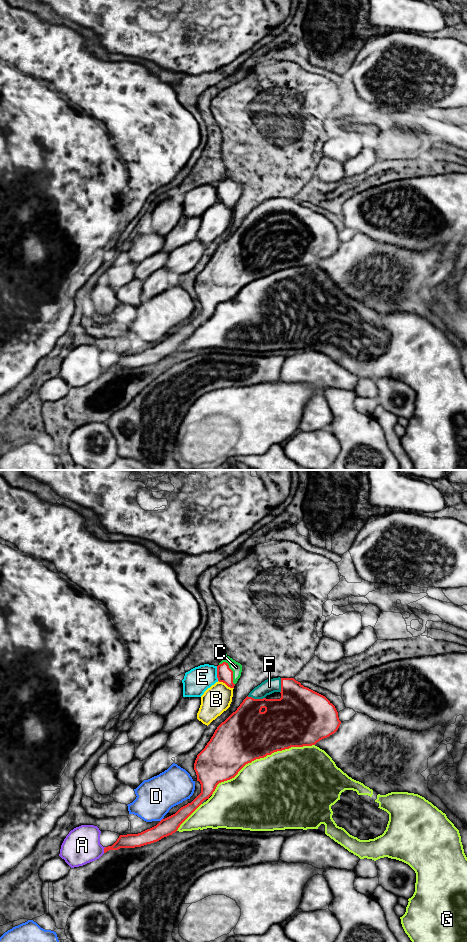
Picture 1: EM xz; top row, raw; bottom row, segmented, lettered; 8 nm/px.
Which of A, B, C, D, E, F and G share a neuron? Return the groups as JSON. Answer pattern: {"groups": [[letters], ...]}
{"groups": [["A"], ["B", "E"], ["C", "F"], ["D"], ["G"]]}

